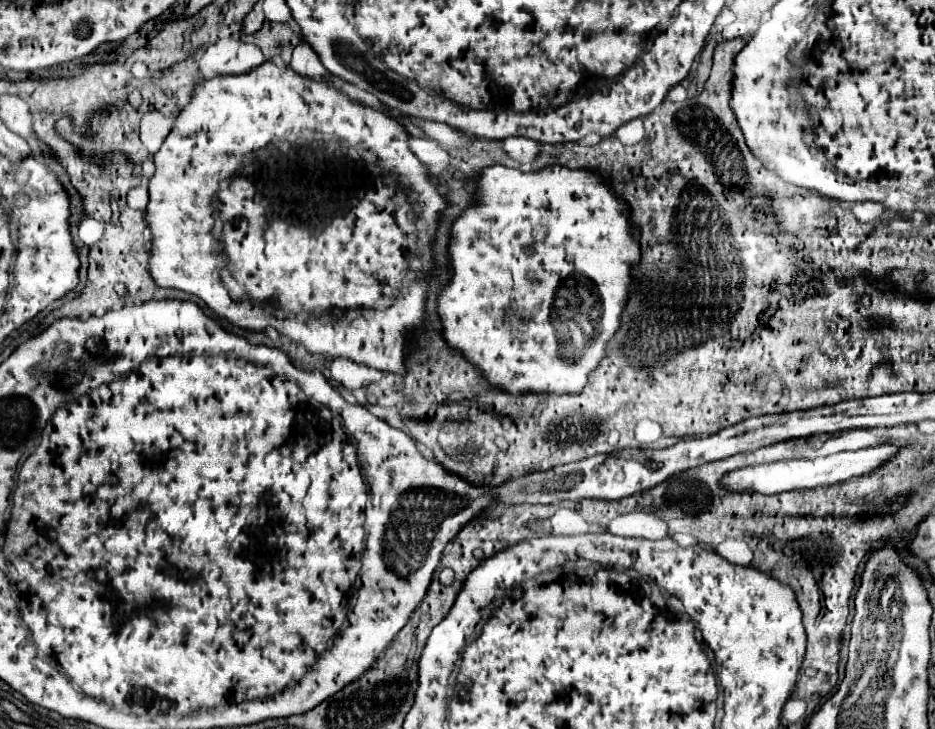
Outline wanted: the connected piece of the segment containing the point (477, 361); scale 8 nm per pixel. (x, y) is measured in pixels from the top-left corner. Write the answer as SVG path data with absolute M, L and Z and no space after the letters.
M492 165L484 169L478 181L478 203L476 207L466 209L451 228L451 240L448 246L449 258L456 271L452 271L452 281L442 289L438 297L438 315L444 325L444 337L450 347L464 351L468 361L472 361L486 377L488 383L500 385L502 389L520 395L520 393L580 393L588 373L604 357L604 345L608 337L620 327L620 313L624 309L624 297L630 285L630 269L640 259L638 237L632 233L628 223L628 205L602 181L600 173L588 169L568 169L560 165L546 167L534 173L522 173L518 169L508 169L502 165Z

